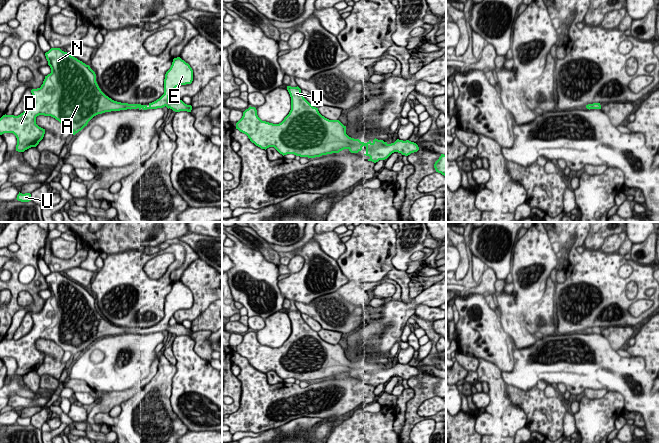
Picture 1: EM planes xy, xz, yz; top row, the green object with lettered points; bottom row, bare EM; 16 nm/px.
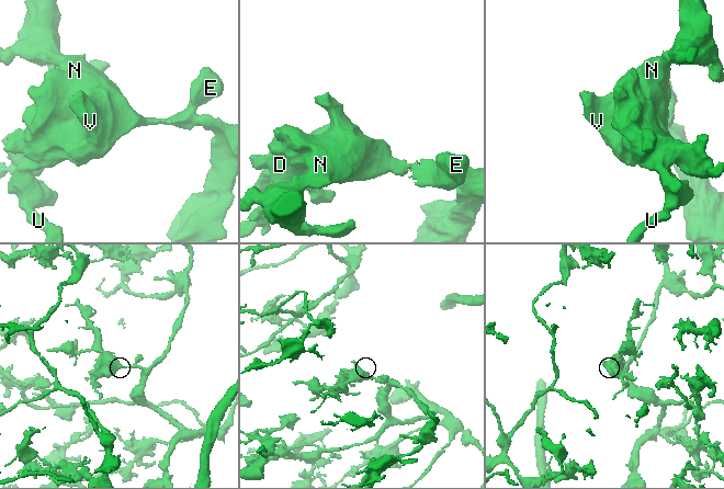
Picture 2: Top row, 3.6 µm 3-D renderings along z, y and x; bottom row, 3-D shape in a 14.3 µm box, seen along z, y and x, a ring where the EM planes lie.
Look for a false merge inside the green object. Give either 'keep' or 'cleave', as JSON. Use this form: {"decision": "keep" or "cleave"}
{"decision": "keep"}

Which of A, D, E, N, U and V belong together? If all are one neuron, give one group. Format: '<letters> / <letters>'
A D E N U V

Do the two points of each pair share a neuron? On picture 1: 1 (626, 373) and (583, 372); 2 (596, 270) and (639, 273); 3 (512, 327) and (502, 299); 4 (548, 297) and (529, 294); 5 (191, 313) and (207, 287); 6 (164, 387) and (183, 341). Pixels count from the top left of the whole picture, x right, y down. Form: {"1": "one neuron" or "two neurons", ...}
{"1": "one neuron", "2": "one neuron", "3": "one neuron", "4": "two neurons", "5": "one neuron", "6": "two neurons"}

